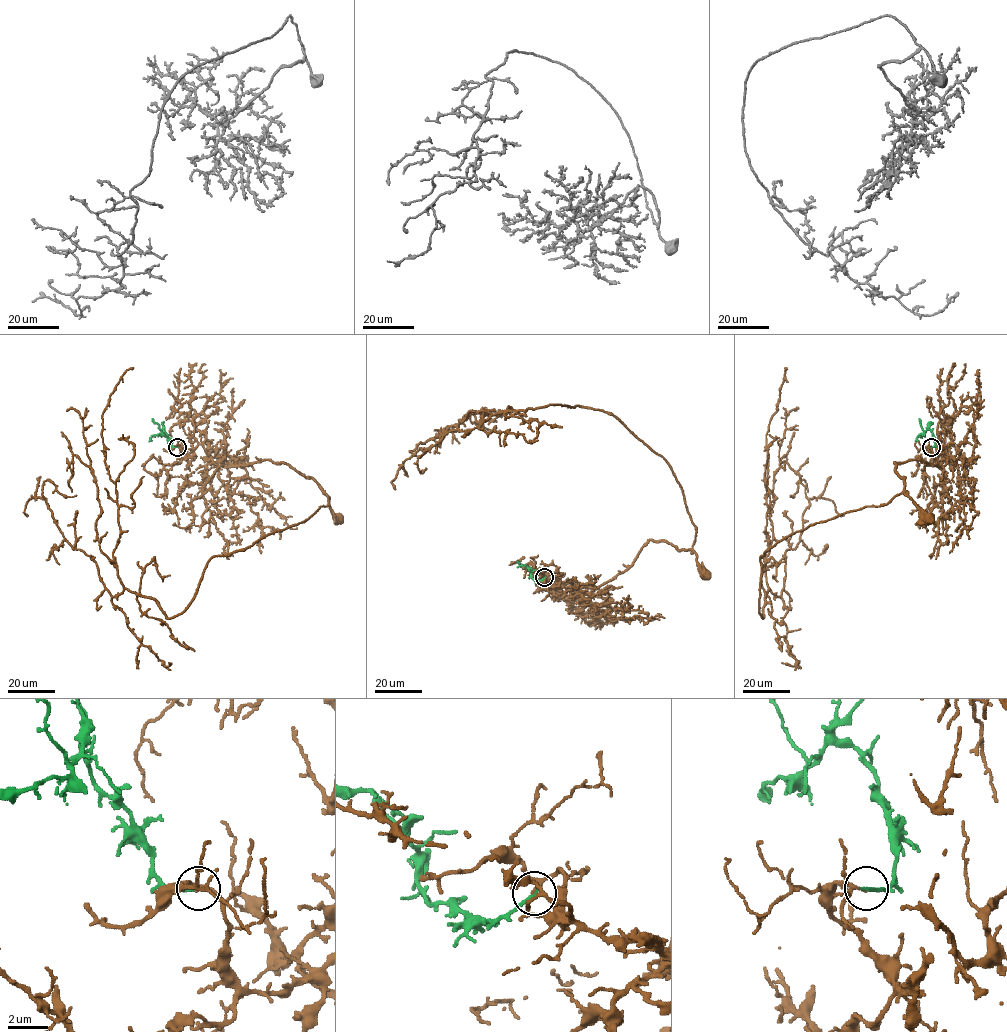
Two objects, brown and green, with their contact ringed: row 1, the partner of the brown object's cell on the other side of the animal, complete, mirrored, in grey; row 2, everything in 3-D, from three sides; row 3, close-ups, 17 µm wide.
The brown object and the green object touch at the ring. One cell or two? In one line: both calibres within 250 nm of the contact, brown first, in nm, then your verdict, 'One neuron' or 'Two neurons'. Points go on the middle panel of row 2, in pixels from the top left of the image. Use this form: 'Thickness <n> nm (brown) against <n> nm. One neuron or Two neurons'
Thickness 150 nm (brown) against 190 nm. One neuron

